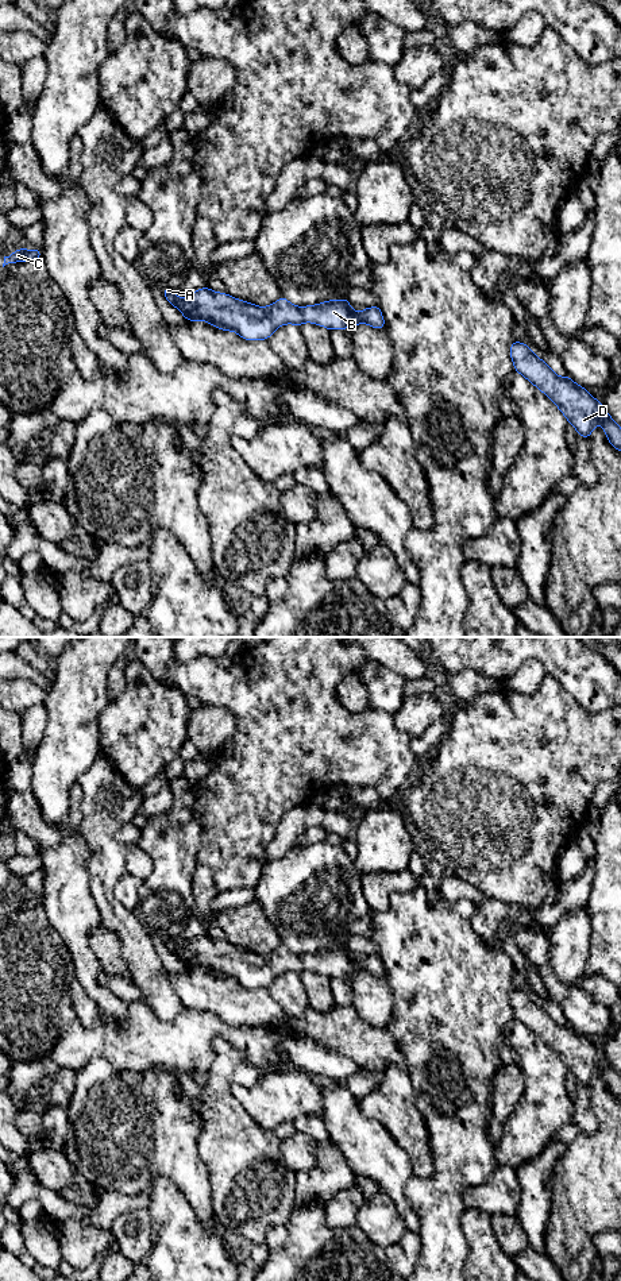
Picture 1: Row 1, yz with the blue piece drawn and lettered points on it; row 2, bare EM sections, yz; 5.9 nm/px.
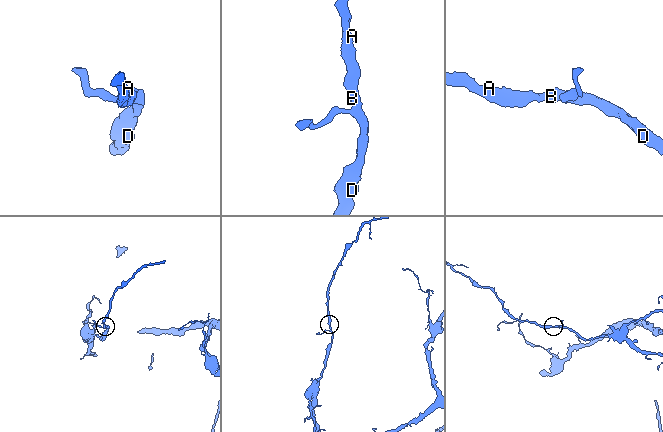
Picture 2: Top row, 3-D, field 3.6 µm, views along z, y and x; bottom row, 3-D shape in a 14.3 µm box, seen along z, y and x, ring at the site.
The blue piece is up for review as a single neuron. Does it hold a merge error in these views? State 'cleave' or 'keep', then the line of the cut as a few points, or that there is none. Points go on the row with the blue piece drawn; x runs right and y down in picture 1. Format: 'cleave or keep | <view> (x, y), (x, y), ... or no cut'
keep | no cut

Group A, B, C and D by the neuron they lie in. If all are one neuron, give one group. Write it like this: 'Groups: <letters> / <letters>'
Groups: A B C D

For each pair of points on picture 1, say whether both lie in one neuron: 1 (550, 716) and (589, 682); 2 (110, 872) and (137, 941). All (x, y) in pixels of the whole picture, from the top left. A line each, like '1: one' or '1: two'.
1: two
2: one

